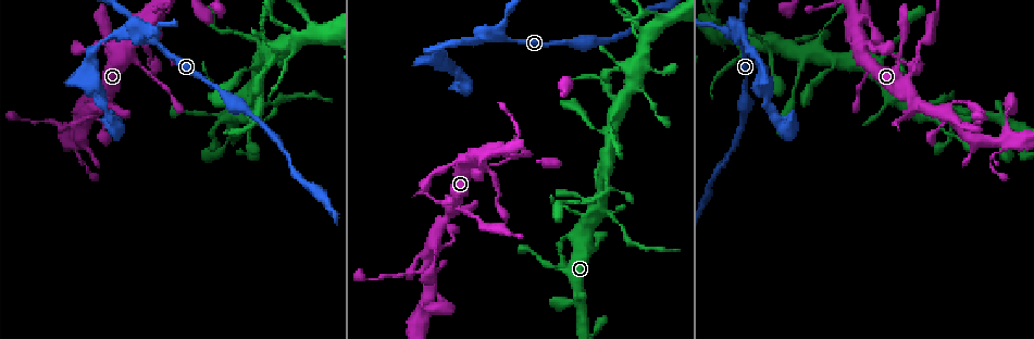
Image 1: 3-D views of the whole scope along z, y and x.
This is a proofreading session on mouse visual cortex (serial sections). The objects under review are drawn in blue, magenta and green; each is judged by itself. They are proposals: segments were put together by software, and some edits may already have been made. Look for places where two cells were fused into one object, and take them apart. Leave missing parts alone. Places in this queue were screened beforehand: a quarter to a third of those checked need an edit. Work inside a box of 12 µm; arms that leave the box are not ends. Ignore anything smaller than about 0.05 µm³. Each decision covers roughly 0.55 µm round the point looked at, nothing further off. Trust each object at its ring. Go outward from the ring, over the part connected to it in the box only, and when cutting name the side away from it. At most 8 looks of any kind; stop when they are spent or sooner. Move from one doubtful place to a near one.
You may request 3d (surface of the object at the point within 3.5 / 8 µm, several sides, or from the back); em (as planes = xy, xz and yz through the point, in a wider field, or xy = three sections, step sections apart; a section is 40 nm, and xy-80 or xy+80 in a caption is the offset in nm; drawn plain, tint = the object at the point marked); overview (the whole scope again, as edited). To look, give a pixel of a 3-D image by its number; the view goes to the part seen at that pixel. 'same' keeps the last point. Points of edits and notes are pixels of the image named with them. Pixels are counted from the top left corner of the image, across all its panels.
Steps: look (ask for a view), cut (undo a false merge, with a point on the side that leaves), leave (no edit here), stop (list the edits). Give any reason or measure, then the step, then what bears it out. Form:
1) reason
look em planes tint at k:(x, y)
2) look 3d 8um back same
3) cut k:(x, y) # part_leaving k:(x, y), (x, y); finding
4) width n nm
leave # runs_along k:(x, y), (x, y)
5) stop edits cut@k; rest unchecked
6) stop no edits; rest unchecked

thick turns thin
look 3d 3.5um at 1:(491, 165)

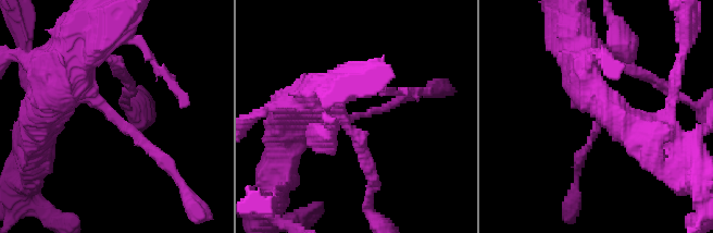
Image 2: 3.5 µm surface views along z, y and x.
shape alone is not enough
look em xy step 1 tint at 2:(351, 120)

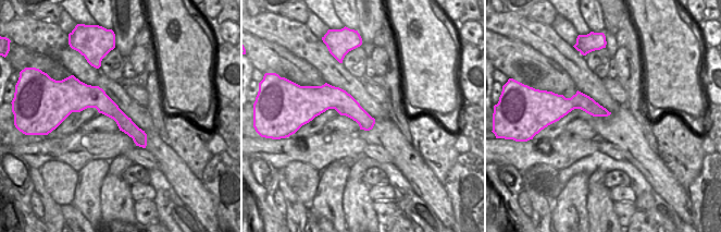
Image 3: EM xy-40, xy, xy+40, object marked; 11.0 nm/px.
leave # runs_along 3:(73, 108), (101, 101), (144, 143); one cell here

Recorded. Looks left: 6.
four or more arms meet
look 3d 8um at 1:(738, 34)

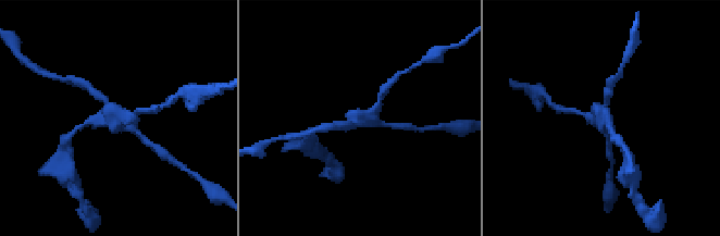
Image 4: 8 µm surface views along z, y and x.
now the EM
look em xy step 5 tint at 4:(115, 122)

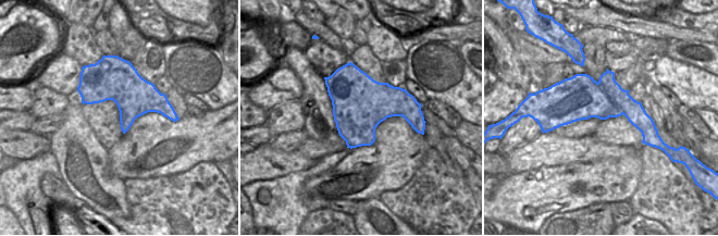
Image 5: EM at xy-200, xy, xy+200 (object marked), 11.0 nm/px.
cut 4:(97, 123) # part_leaving 4:(116, 120), (87, 121), (74, 131); a second cell is stuck on

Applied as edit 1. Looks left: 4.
look overview

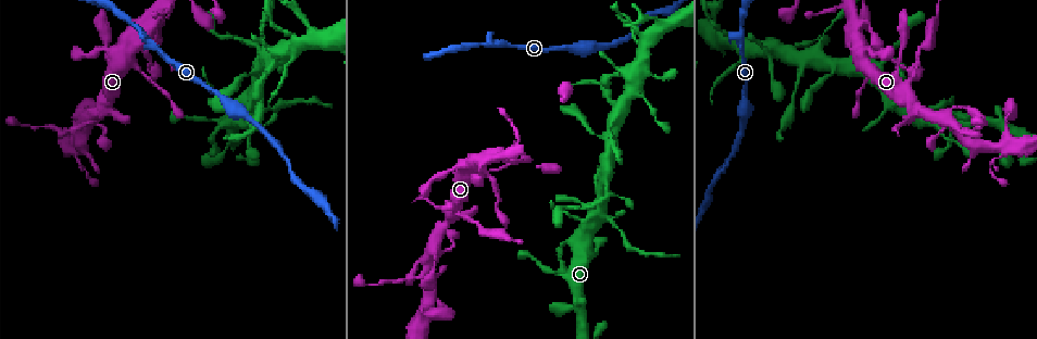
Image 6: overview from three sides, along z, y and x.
calibre changes
look 3d 3.5um back at 6:(601, 209)

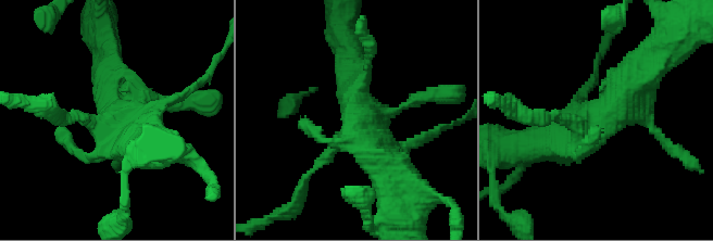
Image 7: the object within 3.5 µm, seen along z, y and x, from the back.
look em xy step 3 tint at 7:(364, 117)

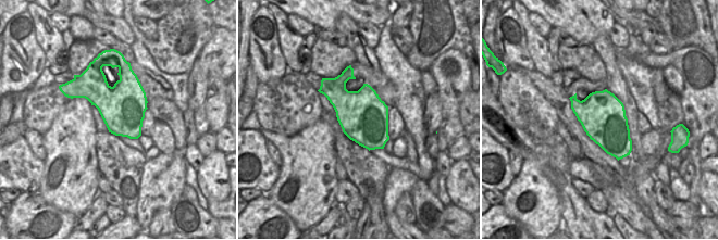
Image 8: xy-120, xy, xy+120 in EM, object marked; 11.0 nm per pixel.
leave # runs_along 7:(549, 142), (593, 126), (652, 68); one cell here

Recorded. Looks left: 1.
stop edits cut@4; rest unchecked

